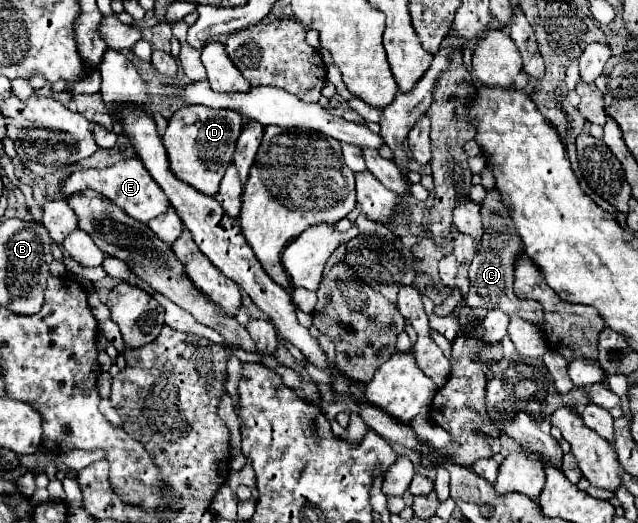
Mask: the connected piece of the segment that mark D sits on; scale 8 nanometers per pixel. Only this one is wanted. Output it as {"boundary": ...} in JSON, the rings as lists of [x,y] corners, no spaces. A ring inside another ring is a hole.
{"boundary":[[[188,105],[176,111],[168,123],[162,143],[168,151],[168,163],[176,179],[214,197],[224,177],[224,167],[232,163],[236,139],[242,131],[242,117],[230,109],[208,109],[202,105]]]}

